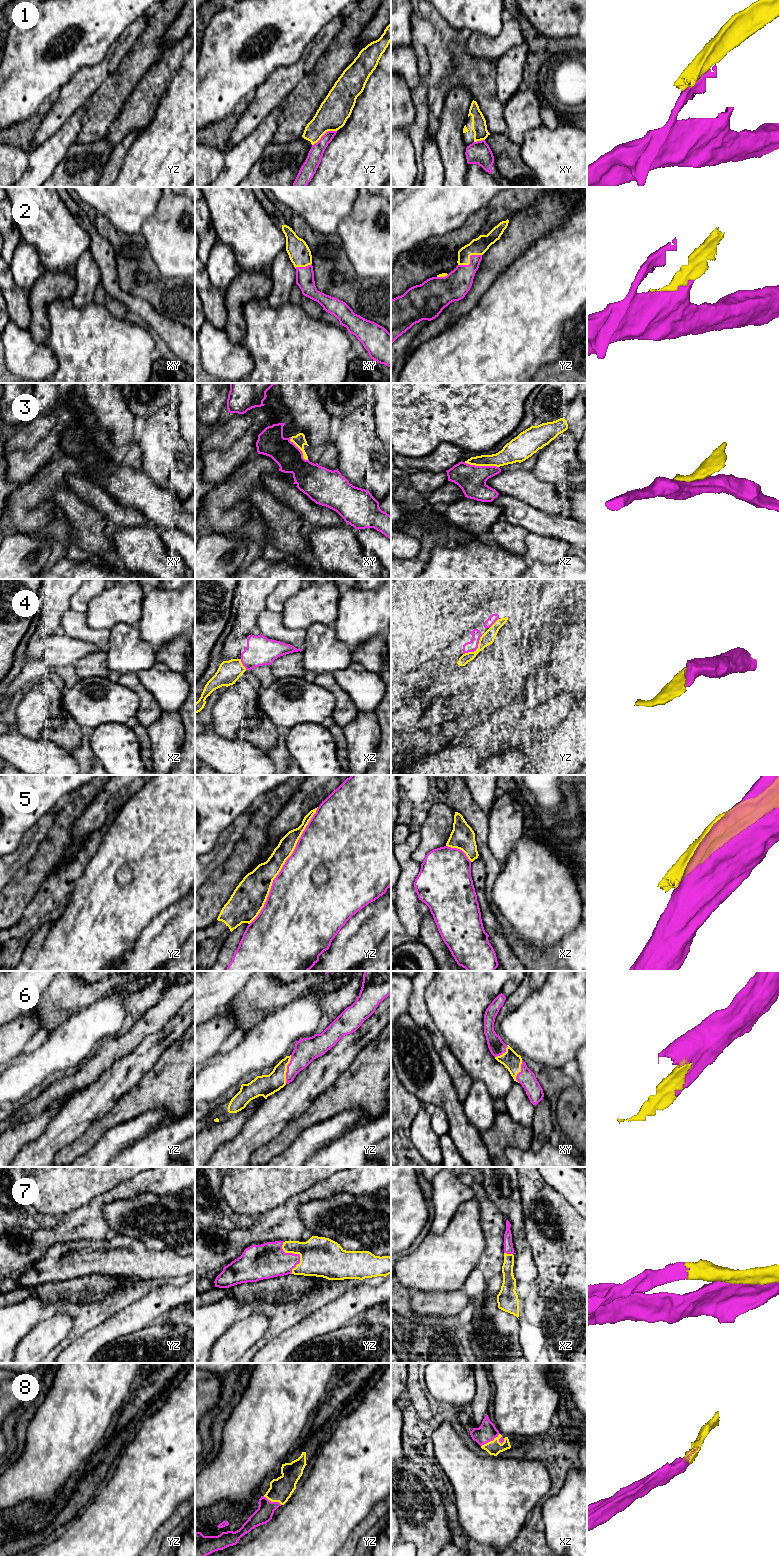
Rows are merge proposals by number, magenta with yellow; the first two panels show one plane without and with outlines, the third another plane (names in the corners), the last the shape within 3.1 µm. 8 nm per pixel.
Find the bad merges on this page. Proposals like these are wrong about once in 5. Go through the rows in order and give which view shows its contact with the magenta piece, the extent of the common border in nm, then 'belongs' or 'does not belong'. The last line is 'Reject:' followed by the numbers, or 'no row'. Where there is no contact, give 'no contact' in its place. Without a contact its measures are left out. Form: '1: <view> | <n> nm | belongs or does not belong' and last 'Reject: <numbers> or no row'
1: yz | 240 nm | does not belong
2: yz | 220 nm | belongs
3: xz | 280 nm | does not belong
4: yz | 220 nm | belongs
5: yz | 1100 nm | does not belong
6: yz | 240 nm | belongs
7: yz | 260 nm | belongs
8: xz | 190 nm | belongs
Reject: 1, 3, 5

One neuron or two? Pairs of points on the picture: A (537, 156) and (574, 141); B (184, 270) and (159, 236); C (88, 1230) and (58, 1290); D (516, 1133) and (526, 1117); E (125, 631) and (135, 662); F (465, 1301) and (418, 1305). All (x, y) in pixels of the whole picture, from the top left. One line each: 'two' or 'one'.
A: one
B: one
C: two
D: two
E: one
F: one

